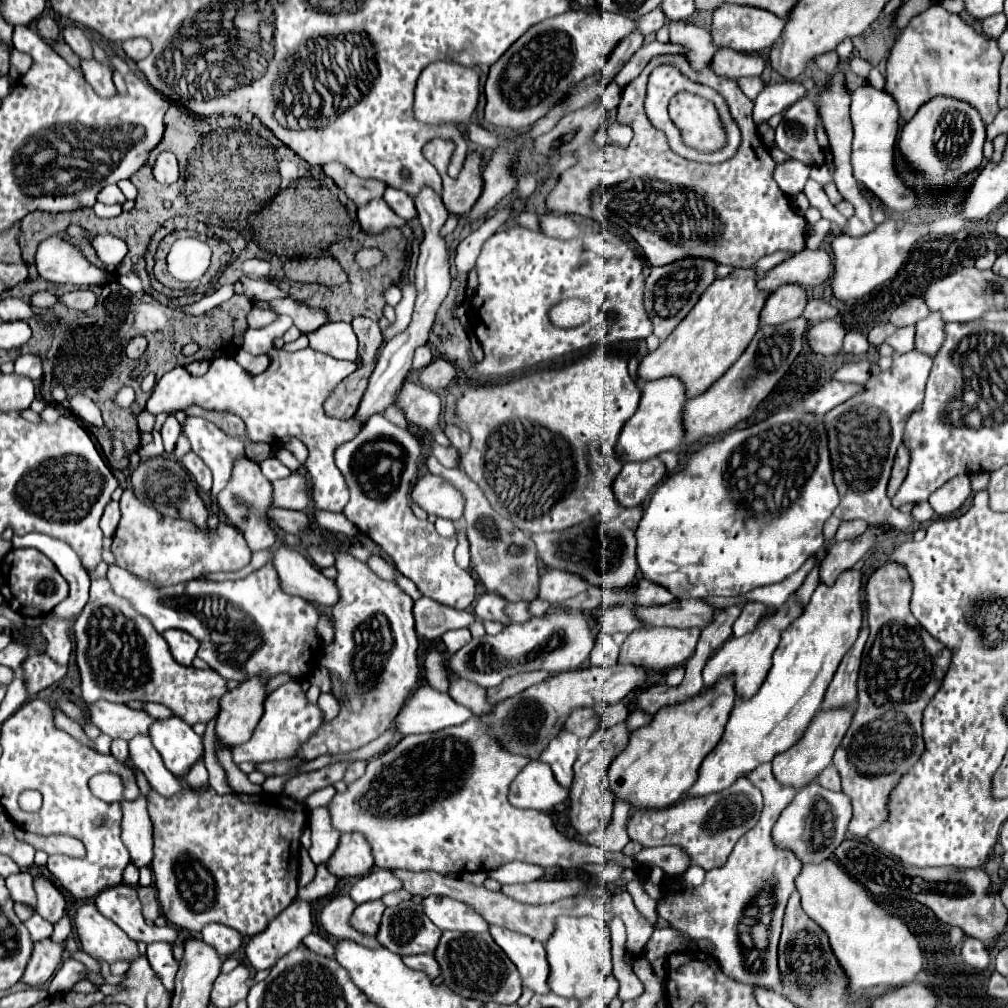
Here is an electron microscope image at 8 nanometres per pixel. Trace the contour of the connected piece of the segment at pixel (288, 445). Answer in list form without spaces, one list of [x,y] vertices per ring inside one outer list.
[[[287,437],[287,439],[281,441],[281,445],[283,445],[285,449],[289,449],[301,463],[305,463],[305,459],[307,459],[307,447],[305,447],[299,439],[295,439],[295,437]]]

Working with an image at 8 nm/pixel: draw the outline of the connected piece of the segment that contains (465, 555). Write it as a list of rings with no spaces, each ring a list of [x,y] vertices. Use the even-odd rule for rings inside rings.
[[[463,531],[458,533],[457,540],[458,545],[455,550],[455,560],[460,561],[461,567],[467,569],[470,566],[470,550],[469,542]]]

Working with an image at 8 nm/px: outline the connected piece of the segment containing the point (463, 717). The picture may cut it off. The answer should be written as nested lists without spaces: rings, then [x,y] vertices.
[[[431,685],[417,687],[403,703],[403,709],[395,717],[395,731],[409,733],[433,733],[449,725],[465,723],[473,713],[455,703],[447,693],[435,691]]]

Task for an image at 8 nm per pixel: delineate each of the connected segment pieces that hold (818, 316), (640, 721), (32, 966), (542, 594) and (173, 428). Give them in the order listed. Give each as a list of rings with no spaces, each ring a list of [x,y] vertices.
[[[809,299],[805,311],[803,311],[803,317],[805,321],[809,323],[819,323],[819,321],[827,321],[827,319],[833,319],[837,315],[837,309],[831,307],[827,301],[823,299]]]
[[[637,709],[637,711],[633,711],[633,713],[627,717],[627,723],[629,723],[629,729],[639,729],[641,725],[649,725],[651,719],[653,719],[653,715]]]
[[[51,939],[37,941],[21,981],[27,983],[29,987],[41,987],[57,971],[63,951],[65,951],[65,941],[63,943],[55,943]]]
[[[551,569],[543,575],[539,575],[537,597],[547,601],[547,603],[559,603],[559,601],[565,601],[565,599],[579,595],[587,587],[589,587],[589,583],[585,583],[581,577],[567,573],[567,571]]]
[[[169,415],[161,427],[161,437],[163,437],[163,445],[165,445],[167,455],[173,453],[179,435],[181,435],[181,423],[175,419],[175,415]]]

